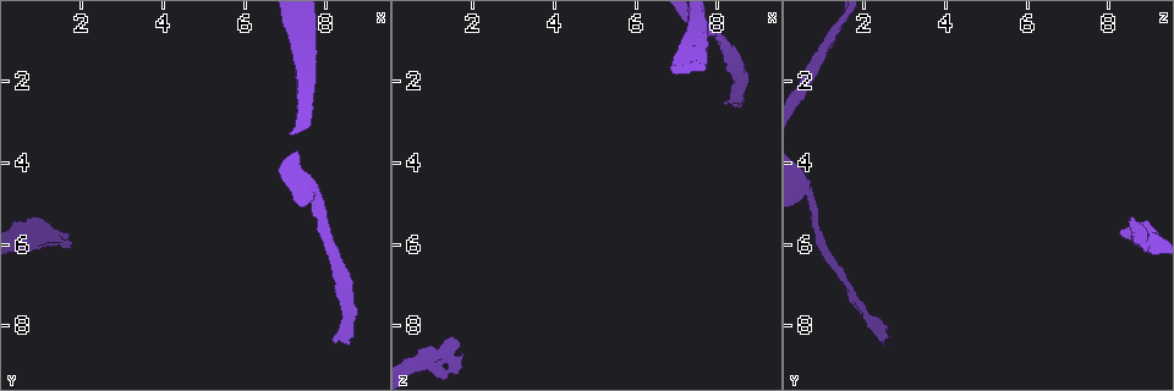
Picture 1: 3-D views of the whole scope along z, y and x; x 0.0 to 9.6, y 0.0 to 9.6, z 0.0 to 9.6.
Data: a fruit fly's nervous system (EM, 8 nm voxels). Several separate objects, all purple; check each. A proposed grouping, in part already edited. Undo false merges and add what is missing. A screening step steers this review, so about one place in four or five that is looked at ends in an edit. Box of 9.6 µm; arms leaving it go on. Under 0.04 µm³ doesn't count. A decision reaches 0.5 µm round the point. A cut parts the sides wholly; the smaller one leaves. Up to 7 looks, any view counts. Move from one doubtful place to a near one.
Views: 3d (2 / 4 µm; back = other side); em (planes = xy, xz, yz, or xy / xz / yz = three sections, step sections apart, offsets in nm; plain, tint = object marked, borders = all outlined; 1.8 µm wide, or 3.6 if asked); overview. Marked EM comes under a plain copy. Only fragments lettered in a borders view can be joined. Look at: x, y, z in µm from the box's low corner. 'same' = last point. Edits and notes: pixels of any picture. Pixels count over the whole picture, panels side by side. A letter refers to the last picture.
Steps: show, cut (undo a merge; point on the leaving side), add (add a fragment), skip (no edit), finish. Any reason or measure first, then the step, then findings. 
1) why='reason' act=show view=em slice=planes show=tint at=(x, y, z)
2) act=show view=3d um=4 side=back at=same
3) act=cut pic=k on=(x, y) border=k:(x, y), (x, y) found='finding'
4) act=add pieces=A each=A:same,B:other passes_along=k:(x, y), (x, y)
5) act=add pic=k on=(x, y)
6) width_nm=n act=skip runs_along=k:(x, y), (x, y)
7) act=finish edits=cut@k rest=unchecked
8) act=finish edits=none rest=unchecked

why='an open end' act=show view=em slice=planes show=borders at=(8.60, 8.45, 2.60)

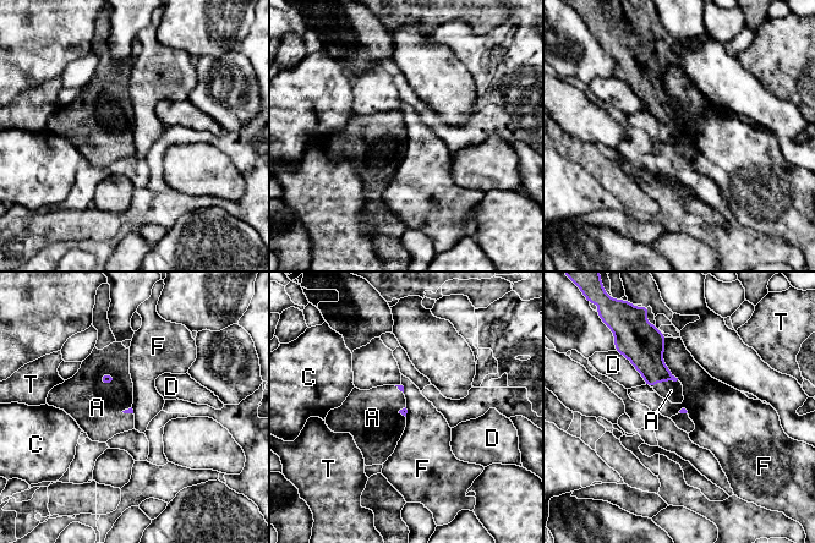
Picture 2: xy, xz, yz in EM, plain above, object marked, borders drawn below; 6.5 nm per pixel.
longest_contact=F:300nm act=add pieces=A each=A:same,C:other,D:other,F:other,T:other passes_along=2:(105, 378), (105, 373), (97, 407) found='the neuron continues'

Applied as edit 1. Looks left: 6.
why='branch stops here' act=show view=3d um=2 at=(1.50, 5.75, 8.25)

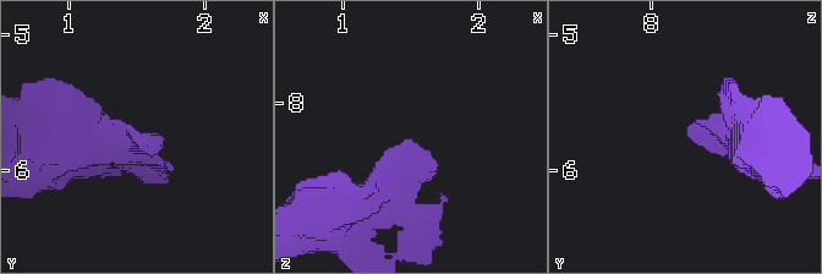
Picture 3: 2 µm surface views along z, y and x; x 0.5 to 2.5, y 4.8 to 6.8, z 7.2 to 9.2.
act=show view=em um=3.6 slice=xz step=4 show=tint at=(1.46, 5.74, 8.30)

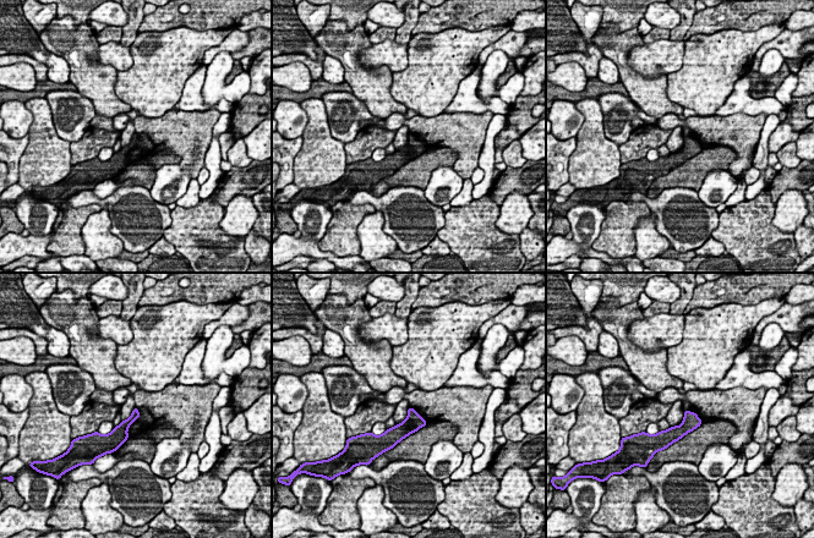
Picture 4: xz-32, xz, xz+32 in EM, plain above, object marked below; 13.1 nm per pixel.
why='cut it another way' act=show view=em um=3.6 slice=planes show=borders at=same

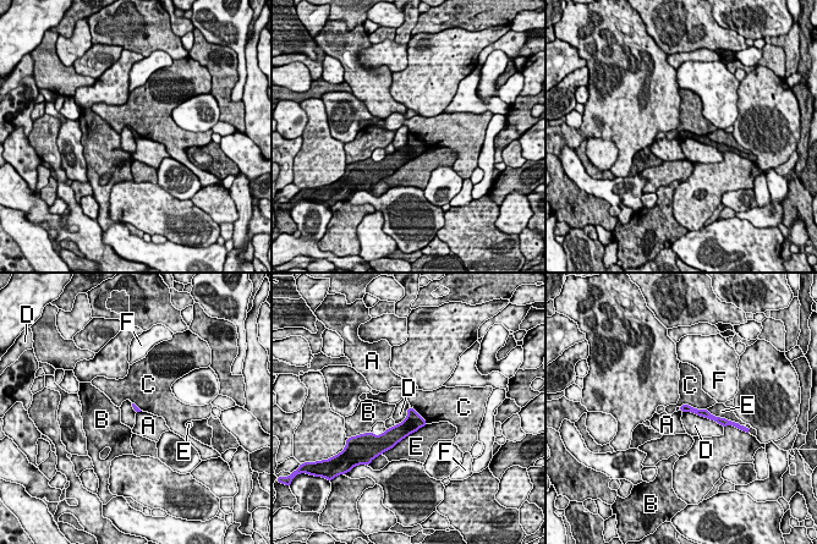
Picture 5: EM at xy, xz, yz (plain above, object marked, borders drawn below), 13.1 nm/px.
longest_contact=E:600nm act=skip each=A:other,B:other,C:other,D:other,E:other,F:other runs_along=5:(681, 407), (718, 418) found='no lettered fragment goes on from it'

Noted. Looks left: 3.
act=finish edits=add@2 rest=unchecked

